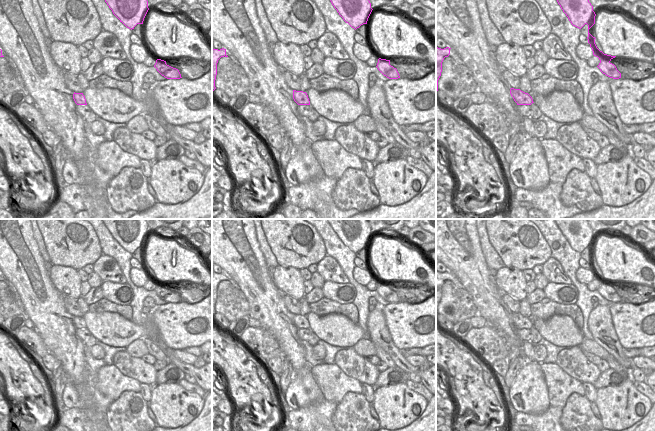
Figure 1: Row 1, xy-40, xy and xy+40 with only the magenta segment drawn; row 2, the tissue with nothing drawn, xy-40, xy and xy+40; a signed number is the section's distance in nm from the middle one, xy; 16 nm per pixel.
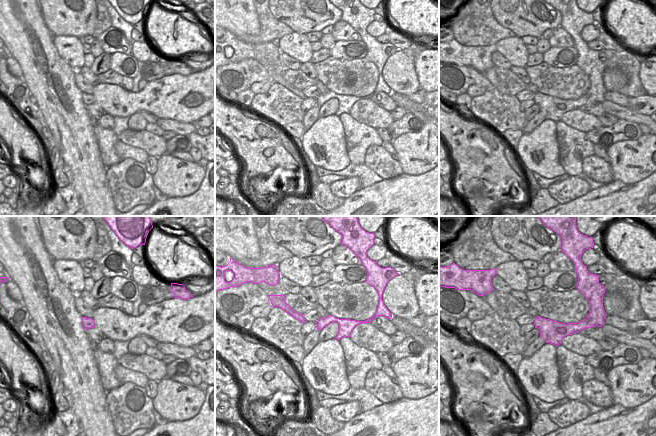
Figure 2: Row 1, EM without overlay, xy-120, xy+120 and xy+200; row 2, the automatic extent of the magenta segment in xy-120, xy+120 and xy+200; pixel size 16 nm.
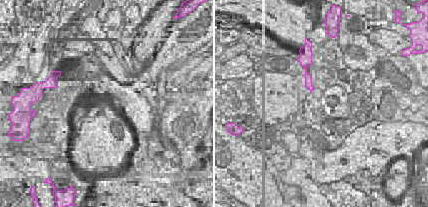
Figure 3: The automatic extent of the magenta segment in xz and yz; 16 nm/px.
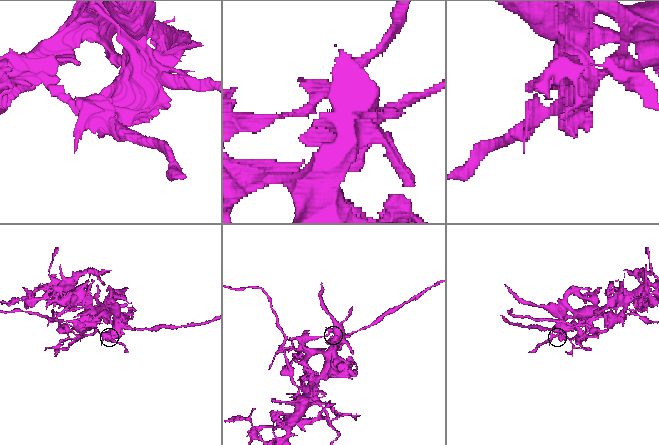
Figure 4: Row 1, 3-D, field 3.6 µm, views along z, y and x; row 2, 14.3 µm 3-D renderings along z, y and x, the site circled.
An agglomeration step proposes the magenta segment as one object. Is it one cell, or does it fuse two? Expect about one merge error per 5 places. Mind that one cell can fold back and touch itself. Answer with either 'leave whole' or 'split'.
split

